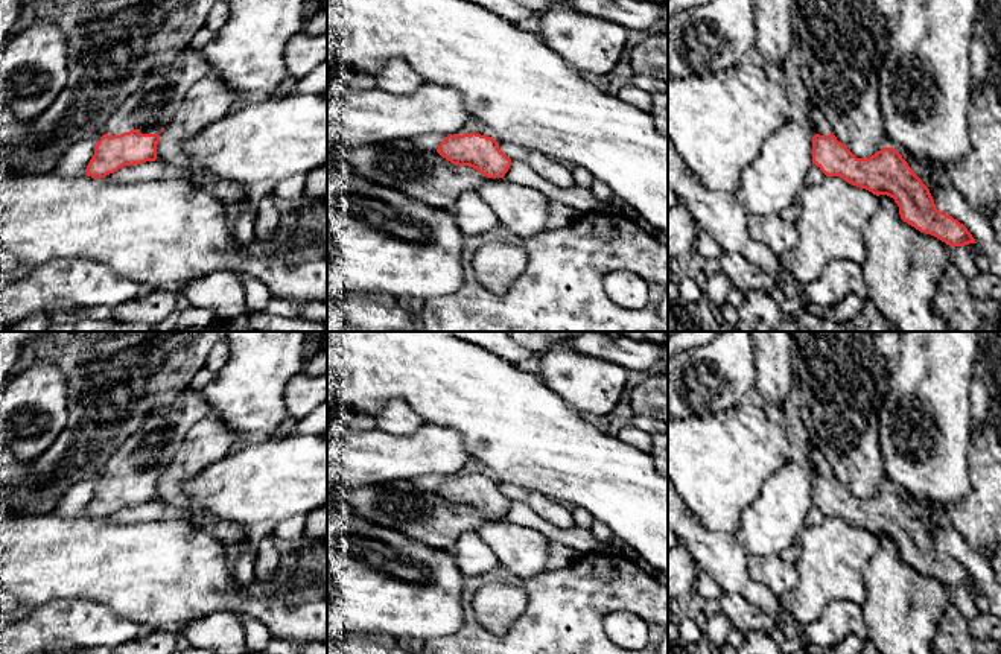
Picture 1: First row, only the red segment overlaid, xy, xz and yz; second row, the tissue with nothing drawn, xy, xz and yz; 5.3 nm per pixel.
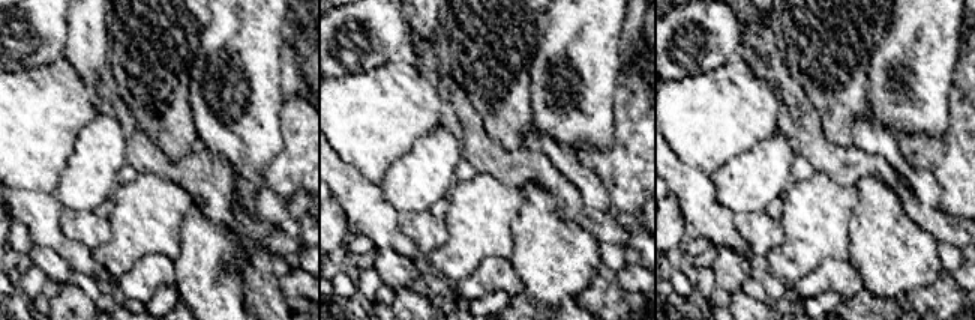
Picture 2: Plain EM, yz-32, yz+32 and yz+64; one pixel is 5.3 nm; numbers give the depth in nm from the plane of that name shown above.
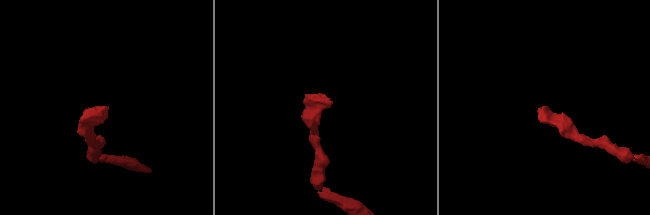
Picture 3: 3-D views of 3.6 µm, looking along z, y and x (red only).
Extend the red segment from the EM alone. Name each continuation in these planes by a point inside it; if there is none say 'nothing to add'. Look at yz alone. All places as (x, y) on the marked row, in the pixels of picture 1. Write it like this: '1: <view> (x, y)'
1: yz (816, 116)

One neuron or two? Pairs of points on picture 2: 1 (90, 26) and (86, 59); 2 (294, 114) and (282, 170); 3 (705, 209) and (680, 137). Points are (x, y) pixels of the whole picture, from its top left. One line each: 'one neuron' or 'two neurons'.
1: one neuron
2: one neuron
3: two neurons

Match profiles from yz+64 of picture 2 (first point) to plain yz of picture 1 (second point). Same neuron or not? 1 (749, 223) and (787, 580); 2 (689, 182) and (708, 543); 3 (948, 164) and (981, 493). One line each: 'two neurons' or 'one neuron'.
1: one neuron
2: one neuron
3: one neuron

